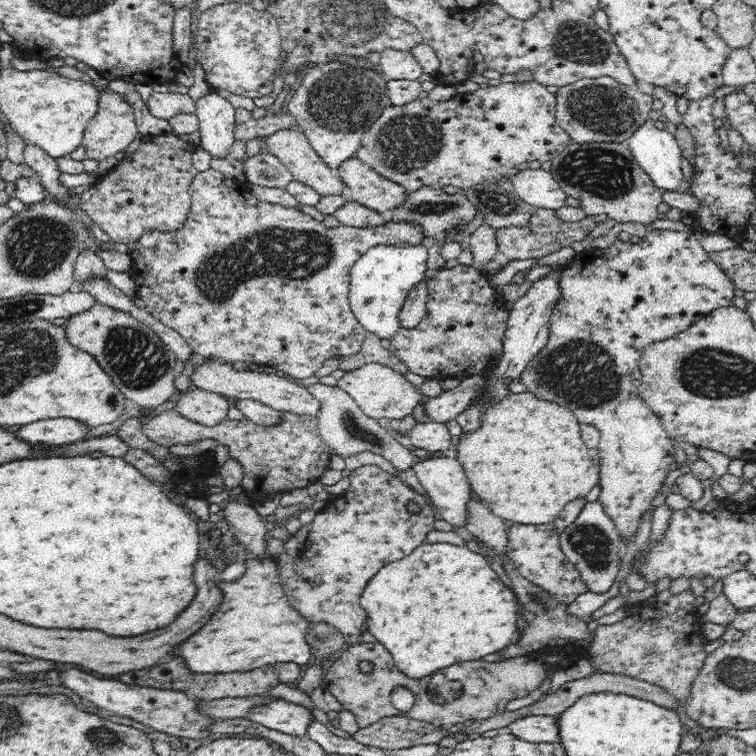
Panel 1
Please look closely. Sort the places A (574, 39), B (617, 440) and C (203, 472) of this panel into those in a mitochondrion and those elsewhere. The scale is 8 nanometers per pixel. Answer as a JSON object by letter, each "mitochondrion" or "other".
{"A":"mitochondrion","B":"other","C":"other"}

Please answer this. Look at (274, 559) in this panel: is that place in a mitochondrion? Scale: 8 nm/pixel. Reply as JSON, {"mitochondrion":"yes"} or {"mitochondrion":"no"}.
{"mitochondrion":"no"}

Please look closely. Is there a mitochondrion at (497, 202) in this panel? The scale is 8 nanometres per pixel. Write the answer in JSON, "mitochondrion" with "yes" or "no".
{"mitochondrion":"yes"}

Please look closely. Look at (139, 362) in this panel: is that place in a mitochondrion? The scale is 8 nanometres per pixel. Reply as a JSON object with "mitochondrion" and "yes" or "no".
{"mitochondrion":"yes"}

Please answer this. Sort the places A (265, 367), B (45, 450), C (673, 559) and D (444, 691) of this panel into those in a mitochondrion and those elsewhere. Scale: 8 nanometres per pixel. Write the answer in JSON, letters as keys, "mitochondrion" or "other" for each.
{"A":"other","B":"other","C":"other","D":"mitochondrion"}

